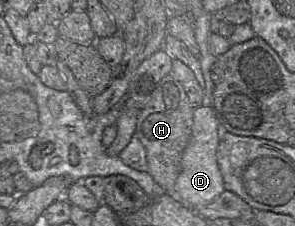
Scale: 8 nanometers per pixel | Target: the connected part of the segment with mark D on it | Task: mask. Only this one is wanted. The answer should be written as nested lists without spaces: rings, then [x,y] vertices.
[[[201,105],[194,108],[192,136],[182,155],[180,173],[172,194],[193,210],[203,208],[225,190],[216,155],[219,143],[218,124],[213,107]]]

